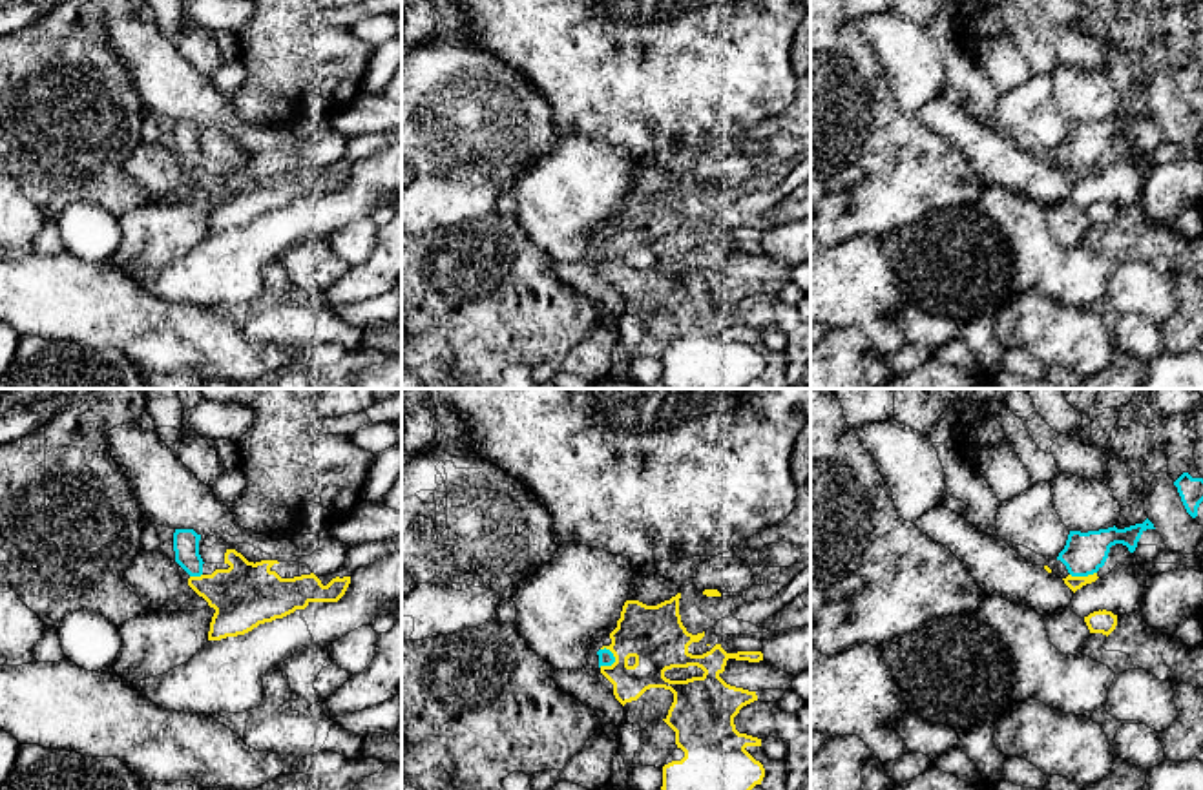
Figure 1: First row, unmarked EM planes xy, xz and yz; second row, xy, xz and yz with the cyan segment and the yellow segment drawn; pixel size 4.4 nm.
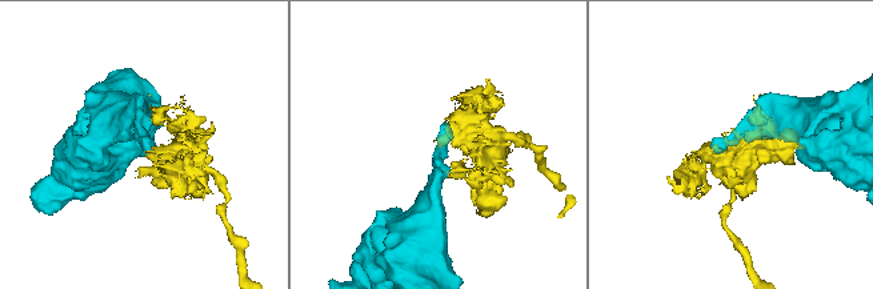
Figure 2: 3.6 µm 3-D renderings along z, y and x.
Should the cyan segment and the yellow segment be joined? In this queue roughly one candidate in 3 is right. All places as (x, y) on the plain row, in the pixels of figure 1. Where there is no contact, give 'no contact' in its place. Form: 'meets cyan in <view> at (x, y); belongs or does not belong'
meets cyan in xz at (614, 252); belongs

